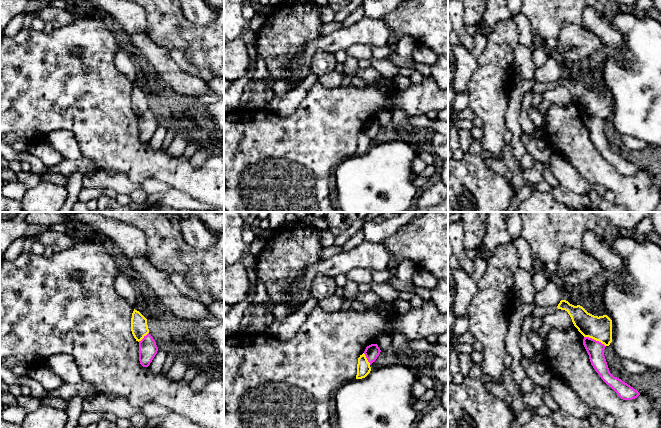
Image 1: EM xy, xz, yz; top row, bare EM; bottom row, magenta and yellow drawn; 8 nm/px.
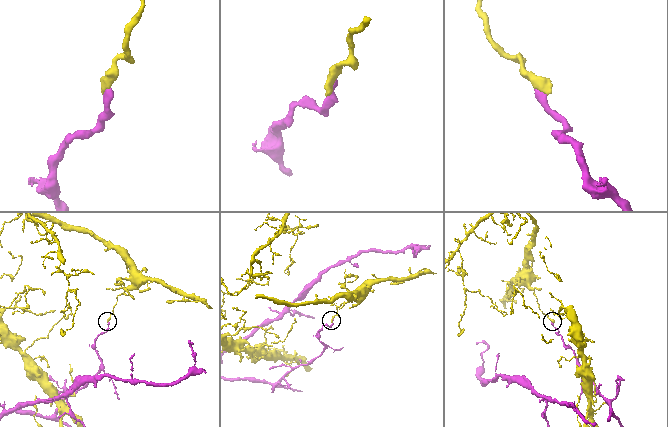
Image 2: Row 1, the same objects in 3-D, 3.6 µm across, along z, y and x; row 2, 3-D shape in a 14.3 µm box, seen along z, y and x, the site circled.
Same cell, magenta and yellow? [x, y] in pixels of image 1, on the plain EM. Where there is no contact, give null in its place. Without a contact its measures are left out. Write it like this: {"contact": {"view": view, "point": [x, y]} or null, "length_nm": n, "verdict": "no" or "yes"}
{"contact": {"view": "yz", "point": [595, 116]}, "length_nm": 190, "verdict": "no"}

